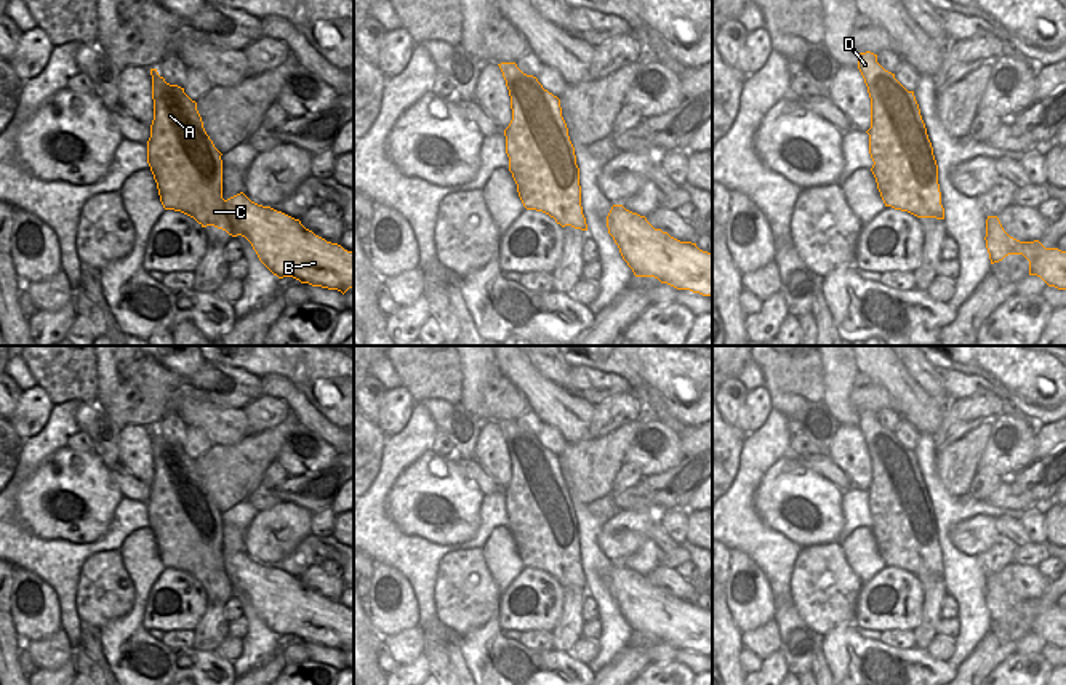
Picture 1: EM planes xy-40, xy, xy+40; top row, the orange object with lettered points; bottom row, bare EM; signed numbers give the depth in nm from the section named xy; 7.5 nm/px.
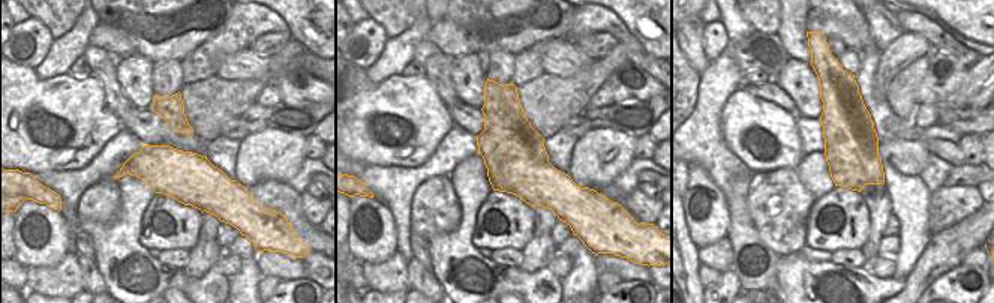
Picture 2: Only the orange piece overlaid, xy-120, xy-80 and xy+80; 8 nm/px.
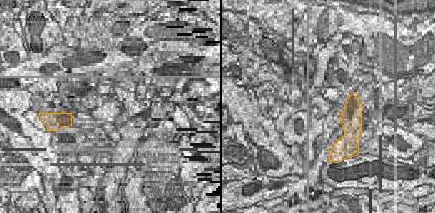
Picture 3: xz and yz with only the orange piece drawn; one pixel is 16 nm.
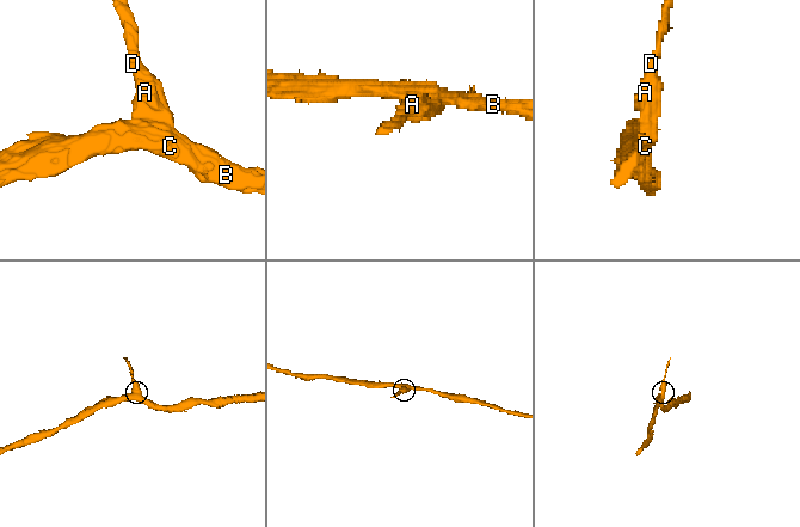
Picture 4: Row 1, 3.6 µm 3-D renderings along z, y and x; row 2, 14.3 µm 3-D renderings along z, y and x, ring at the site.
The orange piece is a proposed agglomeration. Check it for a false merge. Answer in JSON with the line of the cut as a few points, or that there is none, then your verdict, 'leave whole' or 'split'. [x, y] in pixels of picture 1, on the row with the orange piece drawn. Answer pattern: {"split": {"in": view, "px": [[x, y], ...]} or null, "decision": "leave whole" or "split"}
{"split": {"in": "xy-40", "px": [[220, 159], [204, 172], [168, 152], [151, 168]]}, "decision": "split"}

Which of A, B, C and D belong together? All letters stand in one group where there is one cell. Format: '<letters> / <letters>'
A D / B C

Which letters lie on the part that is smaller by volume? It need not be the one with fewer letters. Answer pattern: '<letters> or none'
A, D

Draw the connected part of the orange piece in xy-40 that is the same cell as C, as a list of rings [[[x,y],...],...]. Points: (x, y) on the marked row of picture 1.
[[[168,152],[163,165],[150,168],[150,171],[165,210],[181,211],[194,218],[202,227],[214,226],[232,237],[245,237],[259,261],[279,278],[293,277],[301,283],[338,290],[343,294],[354,286],[354,251],[315,235],[299,219],[251,202],[243,192],[224,200],[222,160],[218,162],[216,173],[205,173],[202,168],[192,171],[187,152]]]

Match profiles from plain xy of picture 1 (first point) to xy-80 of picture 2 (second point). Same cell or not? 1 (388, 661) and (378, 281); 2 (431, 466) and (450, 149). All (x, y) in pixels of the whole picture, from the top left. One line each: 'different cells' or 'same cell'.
1: different cells
2: different cells

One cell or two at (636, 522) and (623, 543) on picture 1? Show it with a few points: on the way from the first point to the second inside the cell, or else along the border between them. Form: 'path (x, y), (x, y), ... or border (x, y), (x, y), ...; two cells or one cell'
path (631, 527), (623, 538); one cell

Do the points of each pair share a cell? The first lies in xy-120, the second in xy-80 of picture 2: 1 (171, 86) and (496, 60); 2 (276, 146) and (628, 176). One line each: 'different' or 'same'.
1: same
2: different

